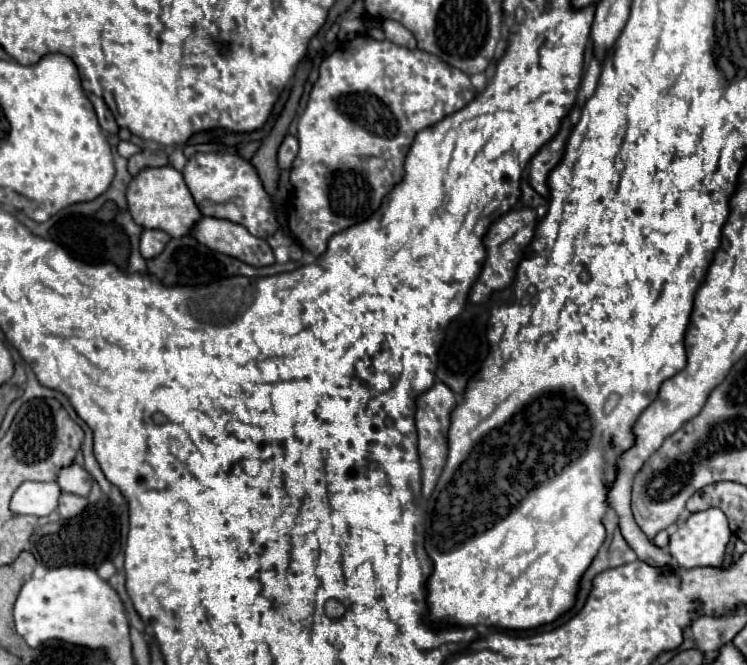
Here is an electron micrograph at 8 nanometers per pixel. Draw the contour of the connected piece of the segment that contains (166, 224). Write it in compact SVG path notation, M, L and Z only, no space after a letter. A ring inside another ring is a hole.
M171 165L141 169L139 175L135 175L127 187L127 203L129 213L137 225L145 229L161 229L171 237L187 235L201 217L183 175Z

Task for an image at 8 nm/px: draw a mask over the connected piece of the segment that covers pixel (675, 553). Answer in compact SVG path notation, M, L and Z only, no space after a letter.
M705 509L699 513L691 513L687 519L683 519L677 525L677 531L669 537L669 553L673 561L685 569L705 567L705 565L719 567L723 563L729 537L731 537L731 531L729 531L725 513L721 509Z

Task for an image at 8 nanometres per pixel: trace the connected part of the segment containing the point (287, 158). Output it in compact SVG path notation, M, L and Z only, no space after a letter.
M287 135L279 147L279 169L291 169L293 159L297 157L297 149L299 149L297 137Z

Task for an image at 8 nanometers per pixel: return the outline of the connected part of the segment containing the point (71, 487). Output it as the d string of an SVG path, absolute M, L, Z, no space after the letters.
M71 463L67 467L63 467L59 473L57 473L57 483L63 491L67 493L75 493L75 495L83 495L87 497L89 491L91 491L91 481L89 481L89 473L85 471L85 467L77 465L77 463Z

